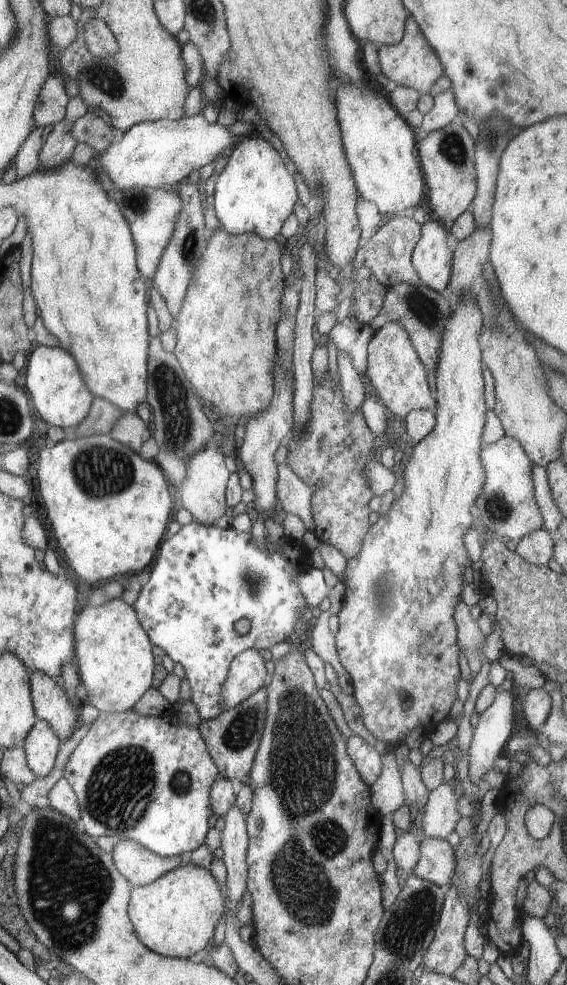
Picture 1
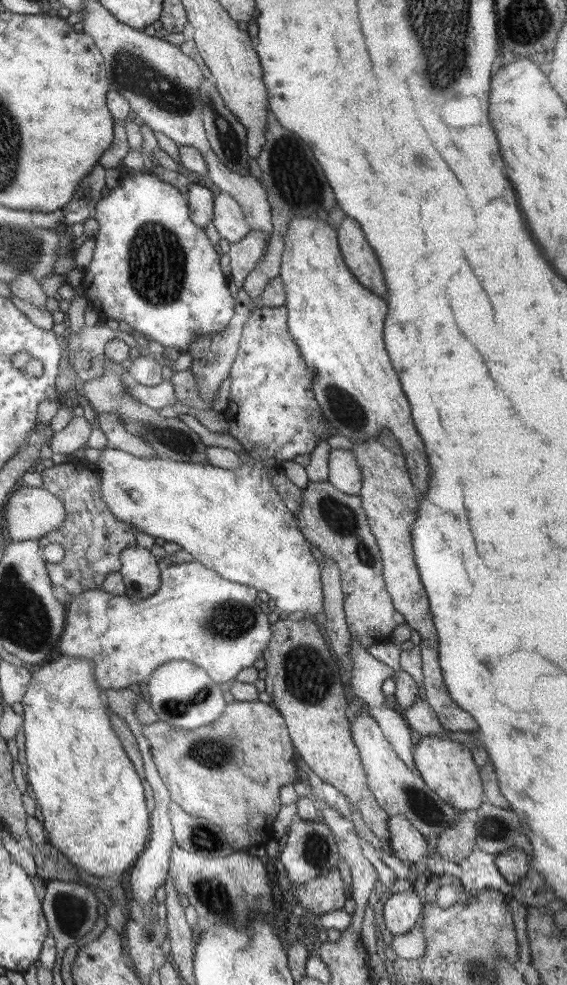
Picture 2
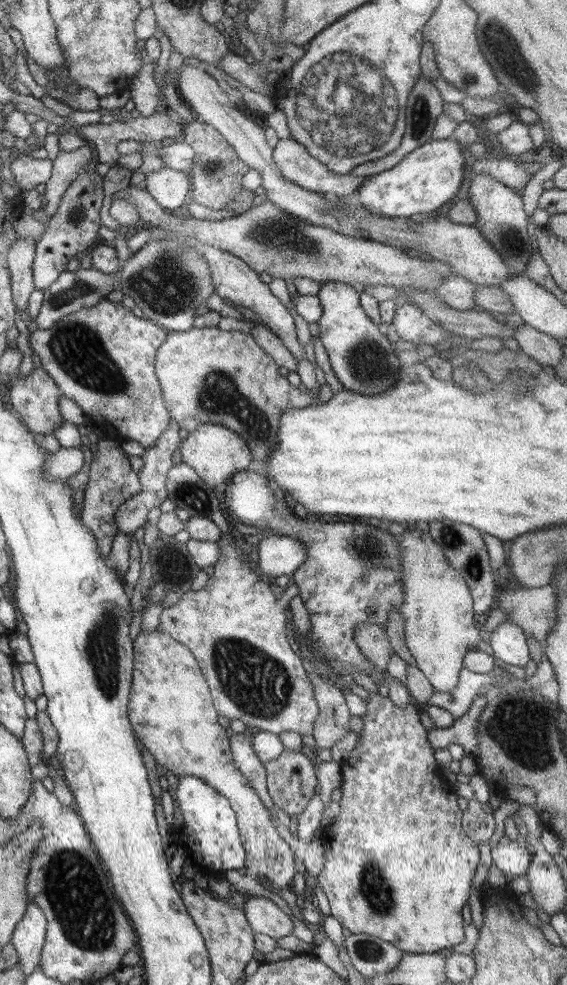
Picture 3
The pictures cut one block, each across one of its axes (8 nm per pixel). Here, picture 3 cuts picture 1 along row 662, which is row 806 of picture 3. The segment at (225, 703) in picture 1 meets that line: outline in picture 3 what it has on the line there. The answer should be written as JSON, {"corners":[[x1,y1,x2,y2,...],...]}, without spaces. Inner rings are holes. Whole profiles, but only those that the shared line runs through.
{"corners":[[140,631,135,640,132,640,132,681,126,704,126,715,133,733,133,736,141,742,143,749,153,756,158,769,164,778,197,777,205,781,215,792,224,796,233,809,236,827,246,854,244,866,245,874,258,880,255,876,263,876,274,888,286,886,291,890,293,886,292,876,294,854,289,845,277,835,273,823,270,821,270,813,257,796,257,793,250,786,248,780,241,776,241,772,233,766,232,752,225,729,217,723,217,712,207,684,197,670,197,662,189,649,175,640,171,640,165,632]]}

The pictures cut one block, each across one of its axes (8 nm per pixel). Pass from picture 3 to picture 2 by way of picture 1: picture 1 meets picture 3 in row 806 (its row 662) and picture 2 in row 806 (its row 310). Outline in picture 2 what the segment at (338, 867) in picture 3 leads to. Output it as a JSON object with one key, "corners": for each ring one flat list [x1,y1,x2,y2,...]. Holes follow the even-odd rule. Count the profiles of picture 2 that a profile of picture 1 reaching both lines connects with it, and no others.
{"corners":[[423,736,413,746,412,757,419,777,429,790,433,791,445,804,457,811,477,810,484,802,478,768,473,763,471,752,462,744,446,736]]}

